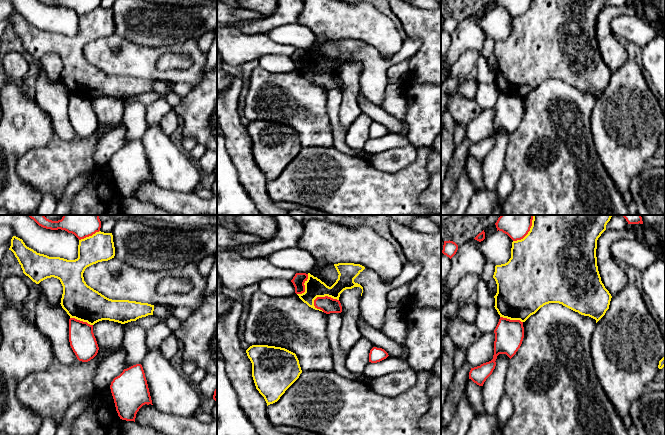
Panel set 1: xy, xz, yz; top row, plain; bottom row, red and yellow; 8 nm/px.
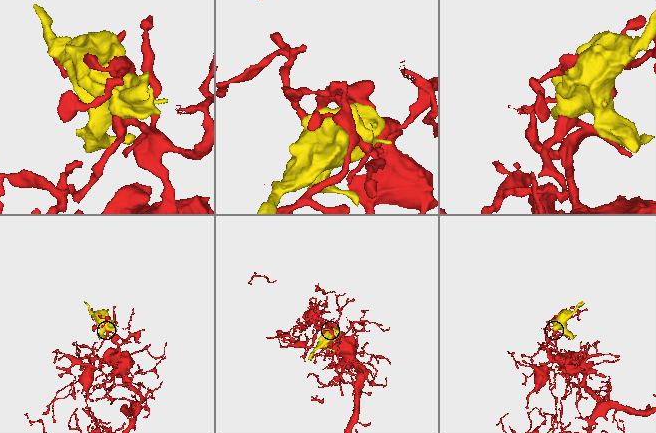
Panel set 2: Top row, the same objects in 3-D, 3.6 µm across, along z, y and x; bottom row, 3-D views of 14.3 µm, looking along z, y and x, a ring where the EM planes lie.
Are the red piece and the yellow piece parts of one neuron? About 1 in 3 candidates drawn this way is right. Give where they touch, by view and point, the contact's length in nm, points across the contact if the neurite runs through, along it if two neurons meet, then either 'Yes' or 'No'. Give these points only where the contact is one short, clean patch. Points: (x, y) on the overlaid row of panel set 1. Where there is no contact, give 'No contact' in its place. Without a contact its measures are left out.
Touches red at xz (323, 297). Shared border 220 nm. No

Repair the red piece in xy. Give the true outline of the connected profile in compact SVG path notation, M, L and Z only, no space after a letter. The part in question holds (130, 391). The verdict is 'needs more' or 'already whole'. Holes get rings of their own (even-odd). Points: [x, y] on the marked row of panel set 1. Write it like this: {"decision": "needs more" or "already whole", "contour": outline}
{"decision": "already whole", "contour": "M141 364L124 369L113 379L110 389L116 411L122 420L135 422L136 414L143 405L153 405Z"}

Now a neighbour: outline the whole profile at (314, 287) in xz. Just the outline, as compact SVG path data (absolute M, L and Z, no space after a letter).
M338 263L334 264L334 266L339 275L338 279L331 287L308 273L308 279L304 283L305 292L297 295L309 307L322 311L314 306L314 300L317 297L328 296L339 300L340 294L346 289L360 287L363 293L363 287L360 284L355 283L354 279L365 269L364 266L354 263Z

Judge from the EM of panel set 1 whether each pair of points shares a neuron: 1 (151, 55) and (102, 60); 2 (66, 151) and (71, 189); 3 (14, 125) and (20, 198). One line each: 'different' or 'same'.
1: same
2: different
3: same

